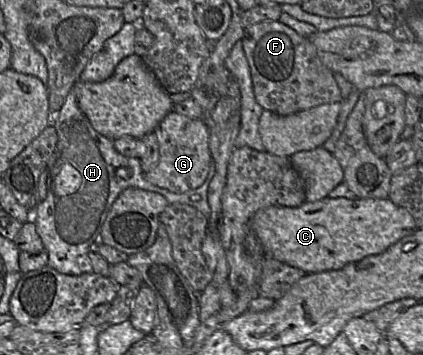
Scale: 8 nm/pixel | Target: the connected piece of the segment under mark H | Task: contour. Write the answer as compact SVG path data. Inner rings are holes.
M74 90L69 92L60 111L53 114L50 113L50 125L55 127L58 141L49 161L47 197L36 207L34 223L37 233L42 239L44 249L48 253L48 266L56 271L71 276L93 272L89 259L90 246L94 243L99 244L101 230L110 209L121 192L126 188L136 187L156 192L164 196L168 202L191 205L192 197L189 191L185 193L172 193L145 180L145 172L141 168L140 159L121 155L115 149L113 140L101 135L92 127L89 119L78 106ZM120 168L127 169L129 178L122 178L117 175L117 171Z

